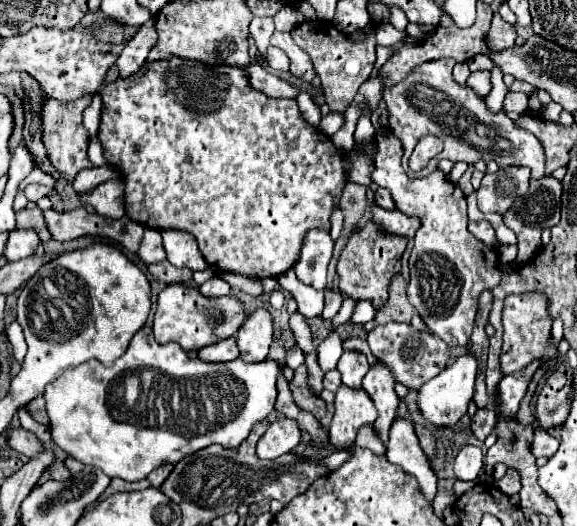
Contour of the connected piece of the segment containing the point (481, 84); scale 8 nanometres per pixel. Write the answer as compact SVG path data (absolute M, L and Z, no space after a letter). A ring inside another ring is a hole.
M478 70L472 72L468 78L468 84L472 86L474 92L478 92L480 96L486 96L492 90L492 82L490 82L490 72L488 70Z

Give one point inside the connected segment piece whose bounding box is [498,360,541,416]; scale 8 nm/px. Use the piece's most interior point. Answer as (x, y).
(513, 388)

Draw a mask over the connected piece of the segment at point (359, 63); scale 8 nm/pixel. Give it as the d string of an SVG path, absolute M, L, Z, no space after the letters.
M314 20L294 28L294 42L310 54L314 70L322 80L324 96L330 110L346 110L358 92L360 84L370 78L370 68L376 60L377 42L374 40L374 34L368 36L364 42L350 42L348 36L336 30L336 26L332 26L330 22Z

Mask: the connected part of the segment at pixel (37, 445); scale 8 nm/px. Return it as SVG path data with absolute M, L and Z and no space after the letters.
M24 428L12 430L8 444L10 444L16 452L20 452L20 454L24 454L24 456L28 456L28 458L34 458L36 454L40 454L40 452L44 450L44 444L36 438L36 434L32 434L32 432L24 430Z

